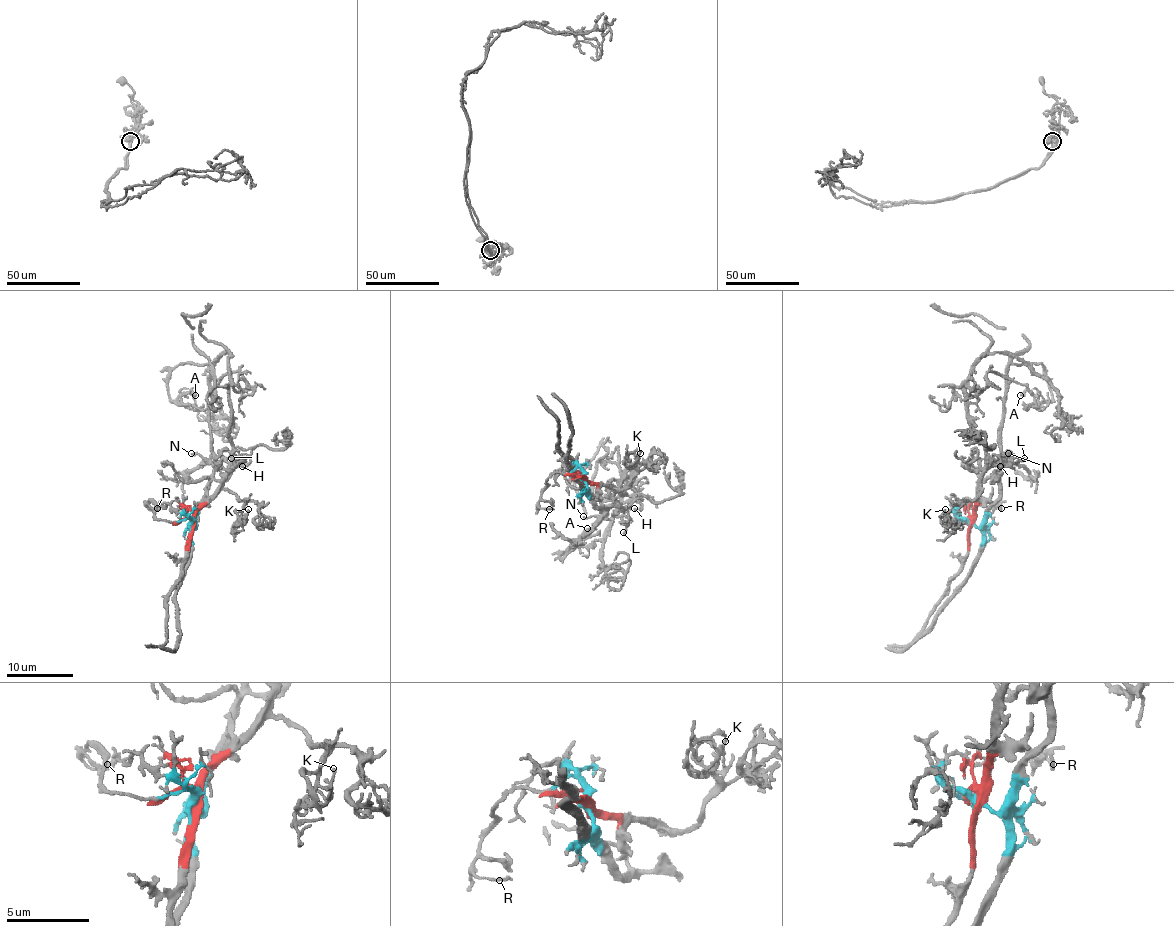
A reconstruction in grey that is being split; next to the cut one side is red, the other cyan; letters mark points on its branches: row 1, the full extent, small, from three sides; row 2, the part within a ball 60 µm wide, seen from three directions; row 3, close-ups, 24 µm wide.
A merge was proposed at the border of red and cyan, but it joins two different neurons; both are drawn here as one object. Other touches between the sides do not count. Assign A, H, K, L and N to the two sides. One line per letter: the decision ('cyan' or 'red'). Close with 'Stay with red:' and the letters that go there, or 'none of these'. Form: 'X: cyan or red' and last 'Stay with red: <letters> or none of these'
A: cyan
H: cyan
K: red
L: cyan
N: cyan
Stay with red: K

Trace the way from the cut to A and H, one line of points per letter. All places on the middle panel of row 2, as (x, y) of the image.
A: (584, 479), (589, 498), (599, 508), (606, 508), (601, 509), (606, 514), (559, 558), (587, 528)
H: (584, 479), (589, 498), (599, 508), (624, 508), (631, 501), (638, 501), (641, 509), (634, 508)

